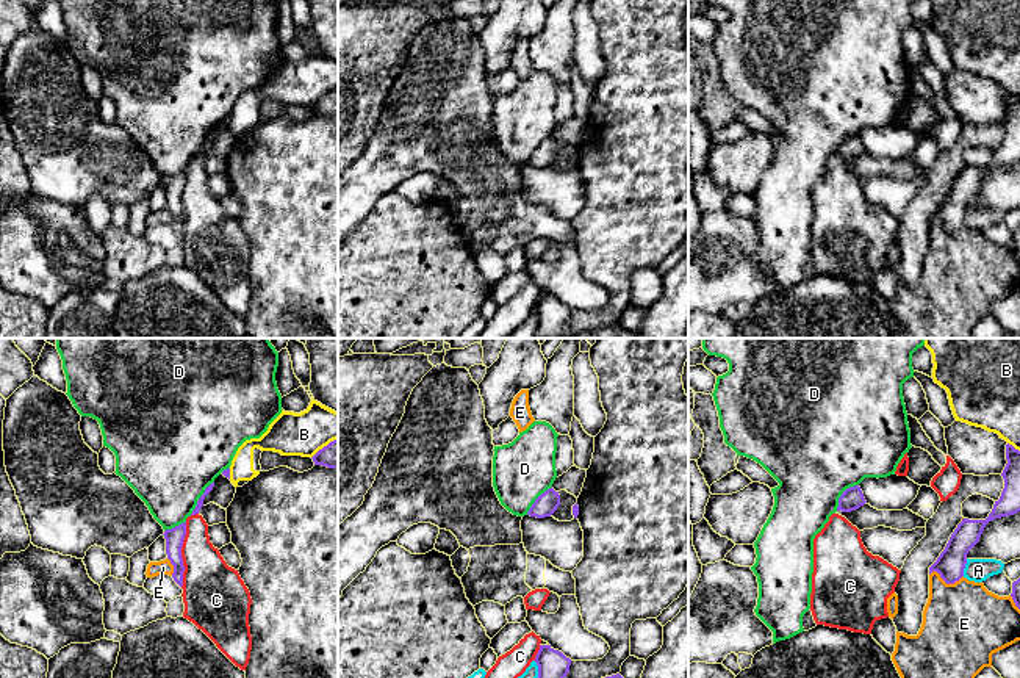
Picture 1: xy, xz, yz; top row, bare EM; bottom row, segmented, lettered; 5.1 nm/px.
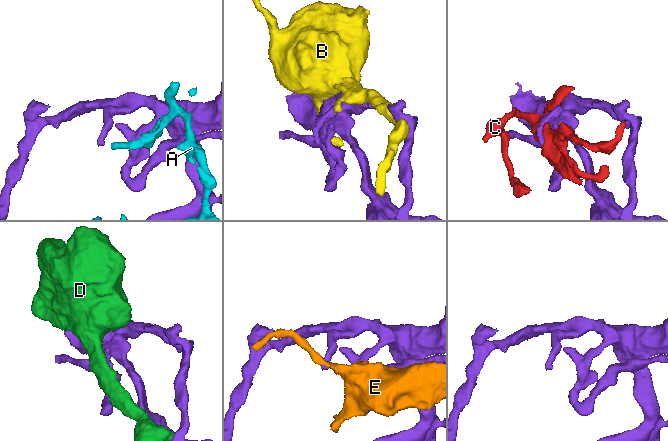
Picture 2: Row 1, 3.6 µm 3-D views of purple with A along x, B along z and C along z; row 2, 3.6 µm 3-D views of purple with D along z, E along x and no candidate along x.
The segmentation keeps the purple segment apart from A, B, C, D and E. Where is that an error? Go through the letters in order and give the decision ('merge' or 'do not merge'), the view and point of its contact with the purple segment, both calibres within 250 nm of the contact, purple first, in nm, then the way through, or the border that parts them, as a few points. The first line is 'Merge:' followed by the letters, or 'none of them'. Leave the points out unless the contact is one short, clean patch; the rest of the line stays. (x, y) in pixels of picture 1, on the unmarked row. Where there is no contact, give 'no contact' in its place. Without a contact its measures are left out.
Merge: none of them
A: do not merge | yz (964, 216) | 150/120 nm
B: do not merge | yz (1012, 96) | 100/280 nm
C: do not merge | xy (180, 204) | 100/300 nm
D: do not merge | xy (199, 147) | 40/460 nm
E: do not merge | yz (947, 232) | 150/420 nm

